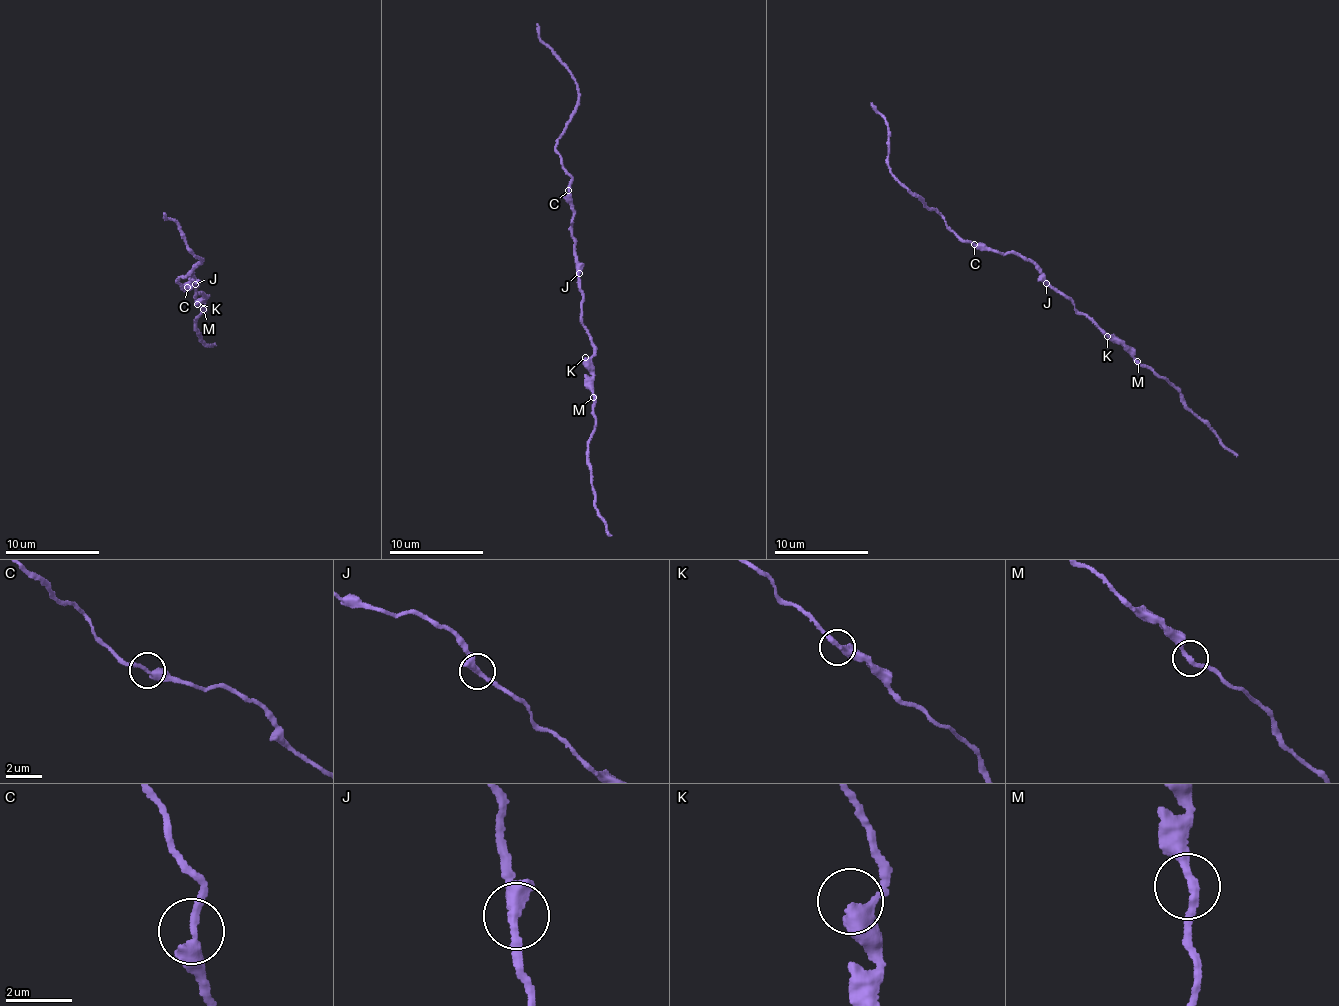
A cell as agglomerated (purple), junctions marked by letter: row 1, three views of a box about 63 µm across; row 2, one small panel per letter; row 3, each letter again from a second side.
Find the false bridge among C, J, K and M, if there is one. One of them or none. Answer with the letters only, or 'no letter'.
no letter

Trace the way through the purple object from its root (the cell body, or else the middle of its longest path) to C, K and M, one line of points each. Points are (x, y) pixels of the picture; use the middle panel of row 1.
C: (576, 265), (572, 206), (567, 191)
K: (576, 265), (583, 298), (581, 322), (594, 350), (592, 357), (585, 357)
M: (576, 265), (583, 298), (581, 322), (594, 349), (593, 397)

